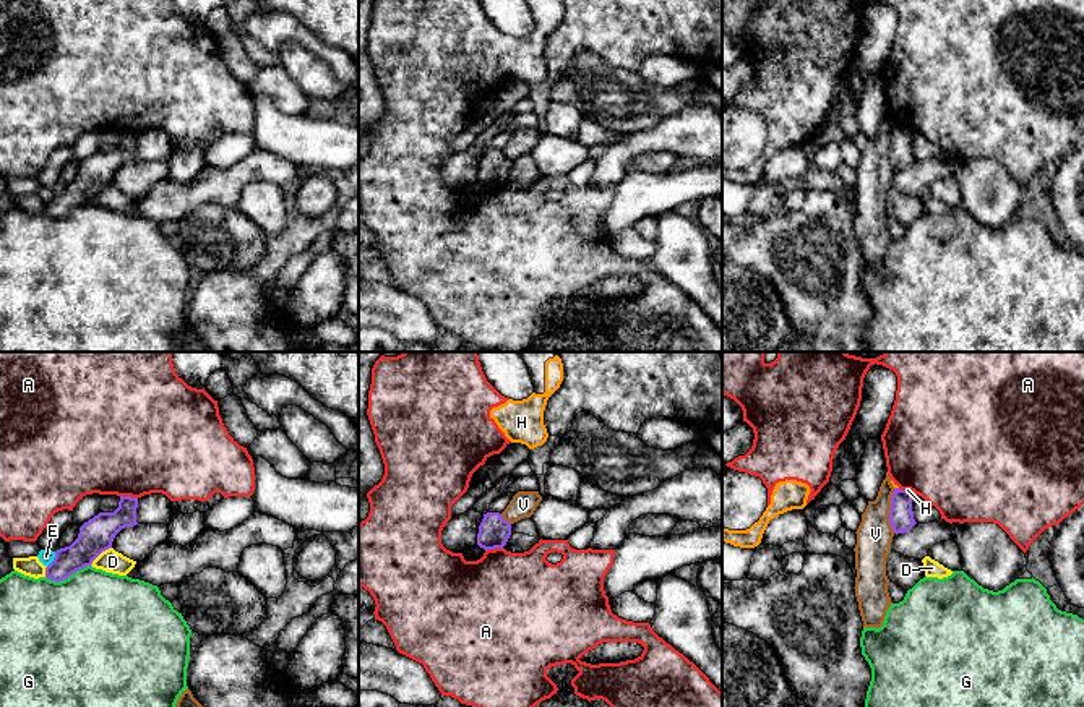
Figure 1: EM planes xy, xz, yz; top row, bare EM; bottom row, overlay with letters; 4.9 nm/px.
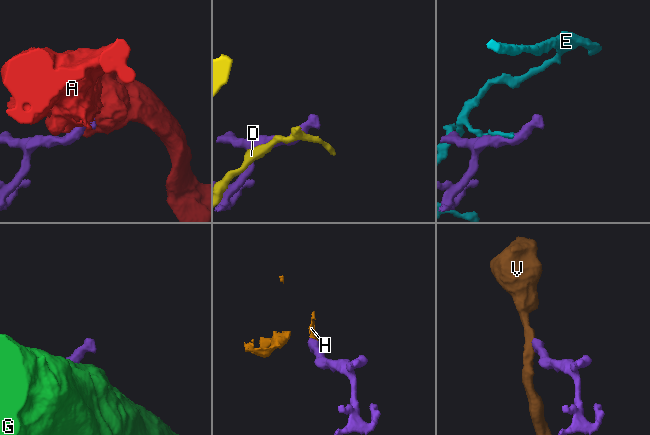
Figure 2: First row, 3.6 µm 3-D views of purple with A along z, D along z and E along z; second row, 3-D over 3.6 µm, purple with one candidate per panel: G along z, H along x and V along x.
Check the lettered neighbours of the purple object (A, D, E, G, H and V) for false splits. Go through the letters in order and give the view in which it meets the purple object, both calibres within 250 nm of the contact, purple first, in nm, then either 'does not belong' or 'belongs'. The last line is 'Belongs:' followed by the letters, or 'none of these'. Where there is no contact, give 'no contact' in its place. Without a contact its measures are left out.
A: contact in xy; calibres 170 and 500 nm; does not belong
D: contact in xy; calibres 170 and 110 nm; does not belong
E: contact in xy; calibres 170 and 80 nm; does not belong
G: contact in xy; calibres 160 and 500 nm; does not belong
H: contact in yz; calibres 130 and 20 nm; does not belong
V: contact in yz; calibres 130 and 180 nm; does not belong
Belongs: none of these

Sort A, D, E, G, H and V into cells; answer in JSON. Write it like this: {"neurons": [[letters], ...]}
{"neurons": [["A", "H"], ["D"], ["E"], ["G"], ["V"]]}

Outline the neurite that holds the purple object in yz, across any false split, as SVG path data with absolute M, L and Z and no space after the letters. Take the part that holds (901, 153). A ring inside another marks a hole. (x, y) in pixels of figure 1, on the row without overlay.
M894 125L891 133L889 161L894 170L904 170L917 161L914 156L910 128Z

